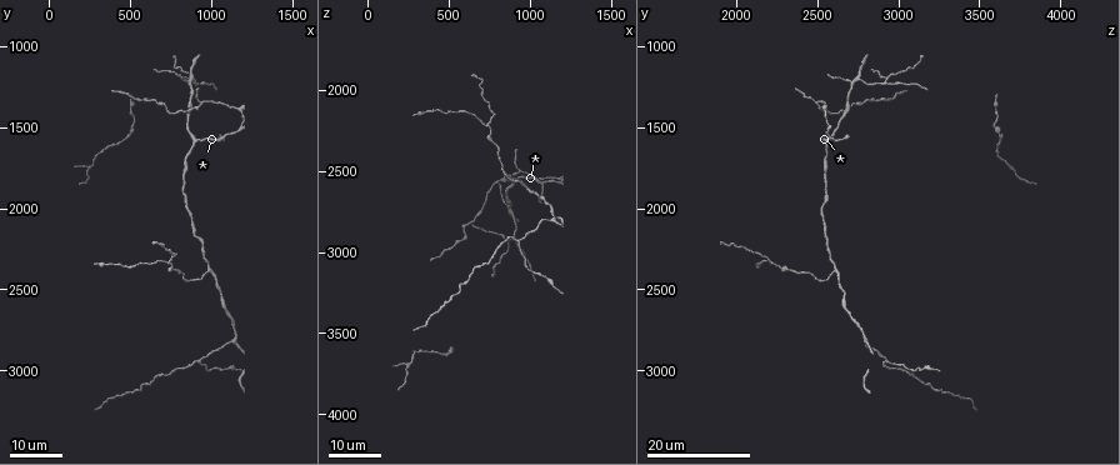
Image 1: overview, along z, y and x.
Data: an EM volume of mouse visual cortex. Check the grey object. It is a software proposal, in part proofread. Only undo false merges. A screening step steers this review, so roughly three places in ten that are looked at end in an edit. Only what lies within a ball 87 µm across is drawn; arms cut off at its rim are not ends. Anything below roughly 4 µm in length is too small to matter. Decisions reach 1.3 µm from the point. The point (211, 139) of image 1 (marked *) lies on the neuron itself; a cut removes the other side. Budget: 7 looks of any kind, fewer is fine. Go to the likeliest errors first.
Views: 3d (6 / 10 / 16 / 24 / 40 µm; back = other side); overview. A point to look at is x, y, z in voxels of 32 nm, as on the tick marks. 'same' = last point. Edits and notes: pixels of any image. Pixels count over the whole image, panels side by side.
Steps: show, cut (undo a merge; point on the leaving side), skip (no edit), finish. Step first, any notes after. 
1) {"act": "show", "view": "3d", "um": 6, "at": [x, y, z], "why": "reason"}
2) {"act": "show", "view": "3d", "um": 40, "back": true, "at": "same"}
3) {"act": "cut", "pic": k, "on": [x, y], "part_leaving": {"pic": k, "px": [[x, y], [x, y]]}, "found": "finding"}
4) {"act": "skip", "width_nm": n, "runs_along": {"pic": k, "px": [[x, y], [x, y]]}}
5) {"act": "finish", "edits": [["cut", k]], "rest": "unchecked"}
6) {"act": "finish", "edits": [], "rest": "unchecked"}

{"act": "show", "view": "3d", "um": 16, "at": [1000, 2380, 2600], "why": "three arms meet"}

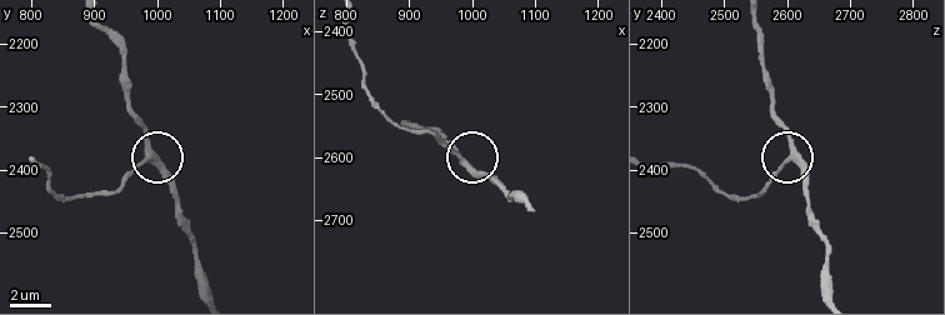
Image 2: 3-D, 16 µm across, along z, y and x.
{"act": "show", "view": "3d", "um": 6, "at": [990, 2385, 2610], "why": "closer look"}

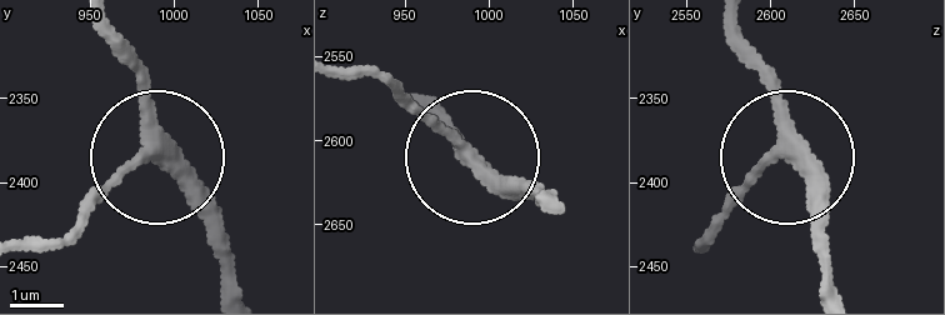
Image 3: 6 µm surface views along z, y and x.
{"act": "skip", "runs_along": {"pic": 3, "px": [[734, 31], [765, 71], [784, 139], [708, 228]]}, "found": "one neuron here"}

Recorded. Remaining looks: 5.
{"act": "show", "view": "3d", "um": 16, "at": [920, 2940, 2940], "why": "a fork"}

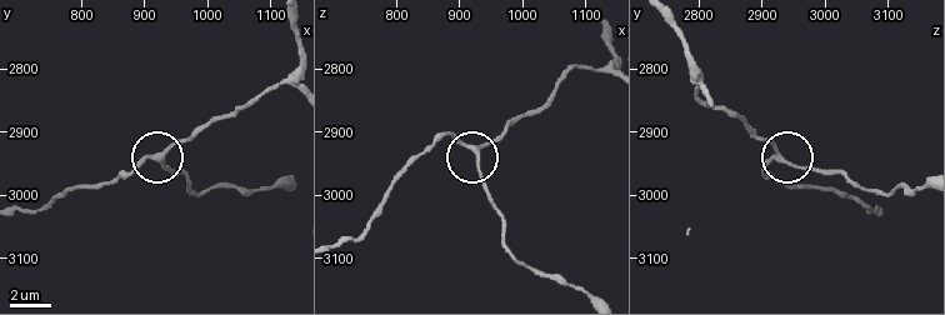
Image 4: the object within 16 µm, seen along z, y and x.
{"act": "show", "view": "3d", "um": 10, "at": [925, 2950, 2940], "why": "closer look"}

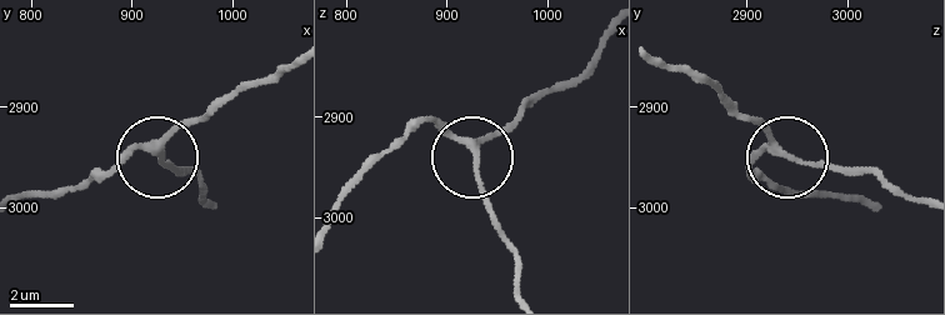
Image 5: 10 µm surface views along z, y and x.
{"act": "skip", "width_nm": 180, "runs_along": {"pic": 5, "px": [[609, 40], [581, 73], [478, 145], [478, 185], [501, 239]]}, "found": "continuous, no second neuron"}

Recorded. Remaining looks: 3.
{"act": "show", "view": "3d", "um": 24, "at": [740, 2320, 2220], "why": "three-way junction"}

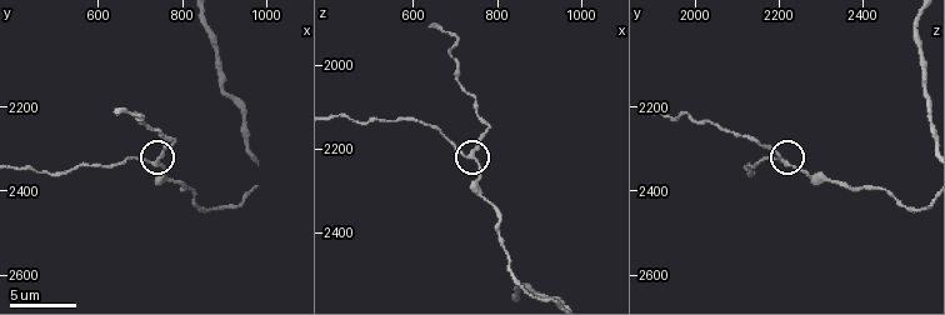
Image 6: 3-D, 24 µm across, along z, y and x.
{"act": "show", "view": "3d", "um": 10, "at": [740, 2330, 2220]}

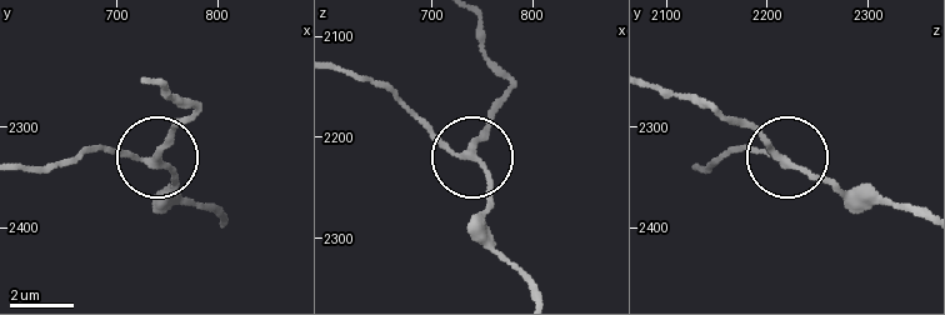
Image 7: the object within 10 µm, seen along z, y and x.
{"act": "skip", "width_nm": 190, "found": "one neuron here"}

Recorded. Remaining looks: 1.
{"act": "finish", "edits": [], "rest": "unchecked"}

